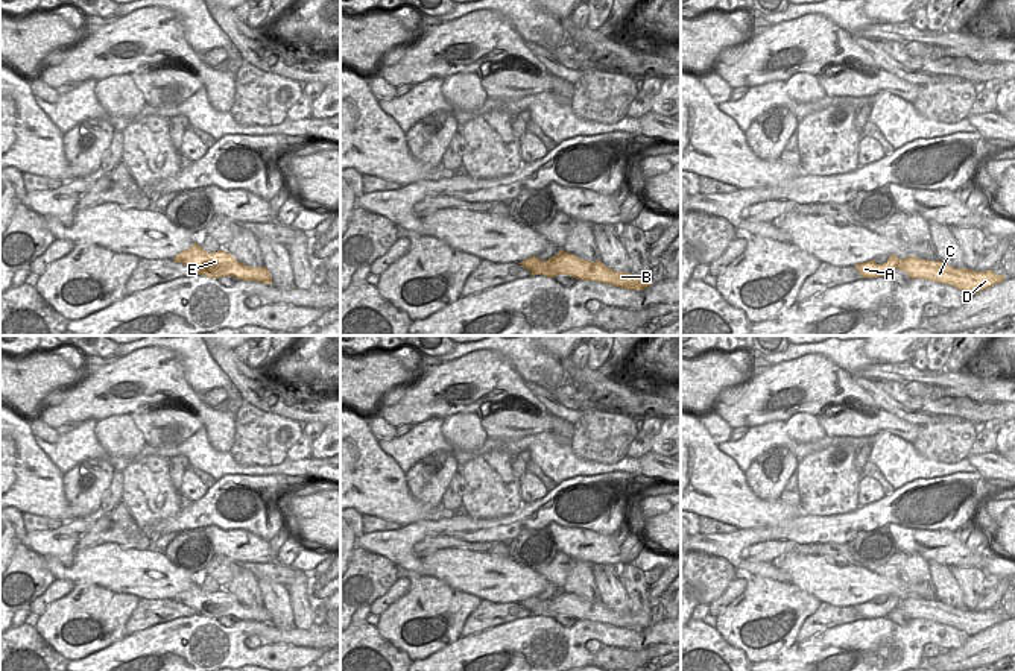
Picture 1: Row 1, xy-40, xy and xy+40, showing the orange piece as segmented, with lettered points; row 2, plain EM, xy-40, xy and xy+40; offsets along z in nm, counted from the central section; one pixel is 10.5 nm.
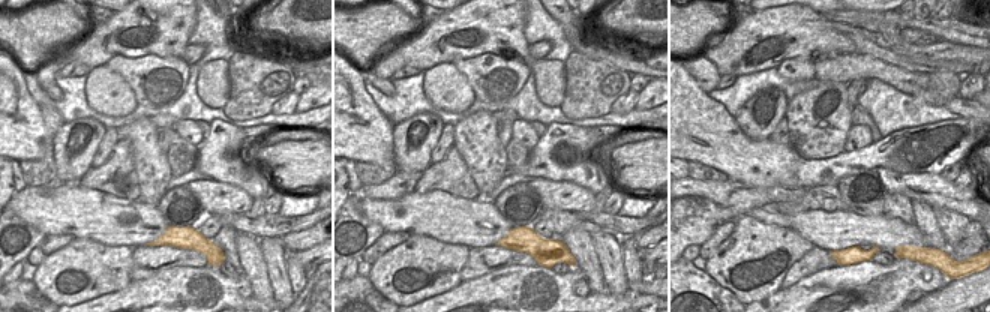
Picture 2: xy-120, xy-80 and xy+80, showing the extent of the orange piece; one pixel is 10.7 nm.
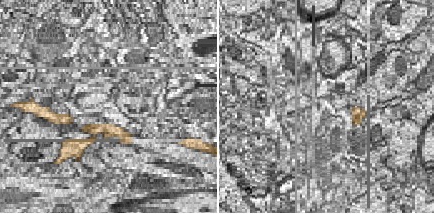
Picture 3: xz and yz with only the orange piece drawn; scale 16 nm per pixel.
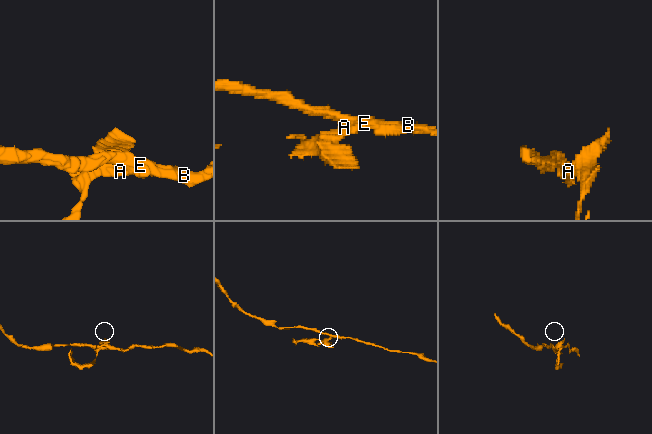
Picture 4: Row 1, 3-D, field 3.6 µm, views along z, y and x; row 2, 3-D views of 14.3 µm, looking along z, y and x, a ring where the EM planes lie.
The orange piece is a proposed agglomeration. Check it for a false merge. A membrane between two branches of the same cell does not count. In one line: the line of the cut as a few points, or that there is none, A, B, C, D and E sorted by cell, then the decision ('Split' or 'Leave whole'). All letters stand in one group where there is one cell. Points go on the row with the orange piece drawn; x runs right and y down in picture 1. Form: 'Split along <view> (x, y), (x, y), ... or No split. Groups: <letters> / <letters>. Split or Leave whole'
Split along xy+40 (900, 260), (895, 267). Groups: A / B C D E. Split

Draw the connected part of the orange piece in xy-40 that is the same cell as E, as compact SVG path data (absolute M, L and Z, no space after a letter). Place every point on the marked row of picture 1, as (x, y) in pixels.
M198 243L190 249L179 252L175 263L185 264L207 278L236 276L242 281L257 281L272 284L272 276L266 267L249 267L239 263L225 250L207 252Z

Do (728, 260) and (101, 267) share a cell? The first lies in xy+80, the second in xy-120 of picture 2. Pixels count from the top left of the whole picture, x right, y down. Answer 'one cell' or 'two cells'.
one cell

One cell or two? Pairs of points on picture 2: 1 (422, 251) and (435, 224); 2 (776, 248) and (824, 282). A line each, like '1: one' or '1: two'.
1: two
2: two

